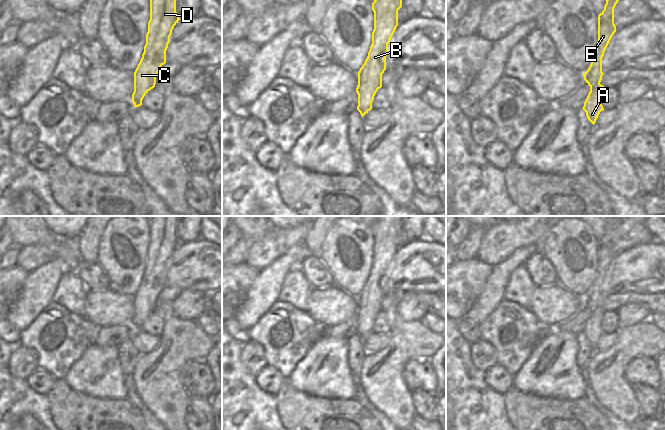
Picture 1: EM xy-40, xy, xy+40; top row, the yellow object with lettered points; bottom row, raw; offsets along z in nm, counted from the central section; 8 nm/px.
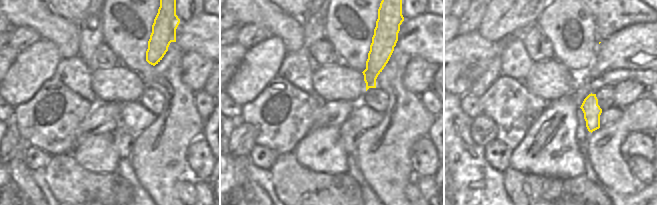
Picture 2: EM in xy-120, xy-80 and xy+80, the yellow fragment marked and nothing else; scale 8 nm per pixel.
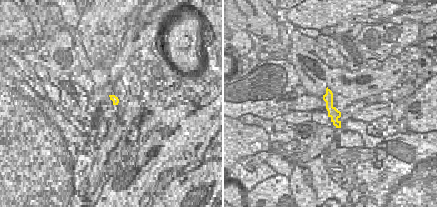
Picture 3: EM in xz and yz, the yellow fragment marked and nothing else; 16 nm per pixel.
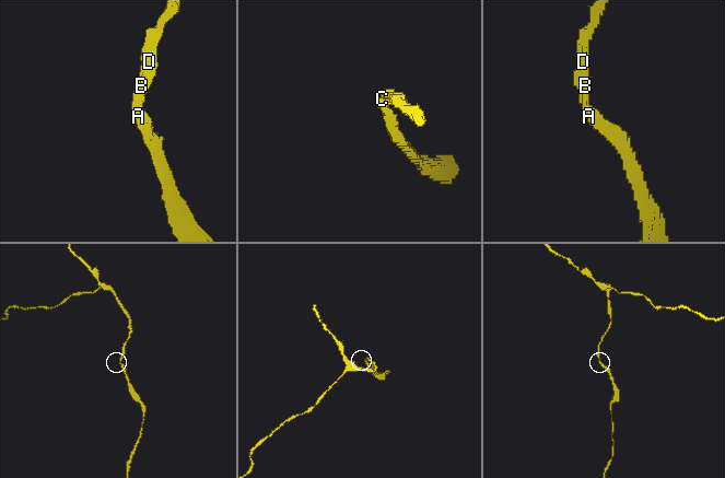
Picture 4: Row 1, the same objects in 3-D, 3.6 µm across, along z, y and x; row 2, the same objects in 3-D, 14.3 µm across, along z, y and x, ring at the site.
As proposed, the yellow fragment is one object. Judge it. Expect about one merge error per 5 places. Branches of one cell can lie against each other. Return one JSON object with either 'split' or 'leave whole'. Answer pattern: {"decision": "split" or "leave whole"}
{"decision": "leave whole"}

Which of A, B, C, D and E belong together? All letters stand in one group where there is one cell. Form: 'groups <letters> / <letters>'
groups A B C D E

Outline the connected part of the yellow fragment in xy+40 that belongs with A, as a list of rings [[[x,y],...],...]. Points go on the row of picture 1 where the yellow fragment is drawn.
[[[606,0],[604,10],[598,15],[598,42],[596,44],[596,52],[588,70],[582,74],[584,80],[590,86],[590,92],[582,109],[586,112],[588,120],[593,125],[600,112],[604,110],[600,102],[604,88],[604,86],[600,84],[604,74],[602,72],[602,58],[612,36],[616,32],[614,8],[618,1],[619,0]]]

